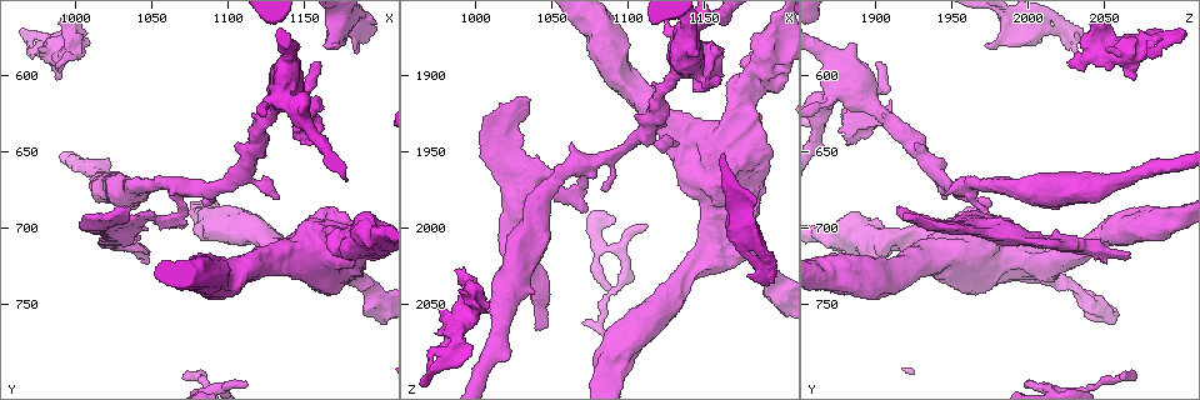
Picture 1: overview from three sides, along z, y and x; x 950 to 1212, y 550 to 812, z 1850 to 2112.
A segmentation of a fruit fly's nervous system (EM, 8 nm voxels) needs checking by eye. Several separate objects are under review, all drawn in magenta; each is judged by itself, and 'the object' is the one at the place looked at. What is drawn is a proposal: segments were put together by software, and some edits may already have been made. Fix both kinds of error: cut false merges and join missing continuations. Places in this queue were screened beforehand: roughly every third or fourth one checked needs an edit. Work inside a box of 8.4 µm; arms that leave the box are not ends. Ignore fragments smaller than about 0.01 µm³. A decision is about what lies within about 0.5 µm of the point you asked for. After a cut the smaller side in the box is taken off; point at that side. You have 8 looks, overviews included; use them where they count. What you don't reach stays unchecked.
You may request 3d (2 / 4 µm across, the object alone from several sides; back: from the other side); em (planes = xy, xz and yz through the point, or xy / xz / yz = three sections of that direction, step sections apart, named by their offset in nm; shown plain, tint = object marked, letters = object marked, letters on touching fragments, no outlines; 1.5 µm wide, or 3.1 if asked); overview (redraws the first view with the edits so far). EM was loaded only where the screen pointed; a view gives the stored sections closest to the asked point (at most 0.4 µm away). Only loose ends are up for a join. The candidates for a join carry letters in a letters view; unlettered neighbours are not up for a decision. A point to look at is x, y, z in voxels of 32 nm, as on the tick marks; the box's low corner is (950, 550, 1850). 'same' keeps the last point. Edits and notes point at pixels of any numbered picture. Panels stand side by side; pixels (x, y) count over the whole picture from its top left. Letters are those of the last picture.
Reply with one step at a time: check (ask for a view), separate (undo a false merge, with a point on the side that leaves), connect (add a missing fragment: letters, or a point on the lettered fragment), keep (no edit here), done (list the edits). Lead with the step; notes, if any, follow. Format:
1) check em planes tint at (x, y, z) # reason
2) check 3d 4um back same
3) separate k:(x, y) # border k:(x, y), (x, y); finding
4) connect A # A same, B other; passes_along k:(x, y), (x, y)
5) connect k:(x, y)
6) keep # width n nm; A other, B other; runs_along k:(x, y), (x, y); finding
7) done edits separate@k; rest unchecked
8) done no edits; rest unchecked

check em yz step 8 letters at (1072, 800, 2060) # tapers out

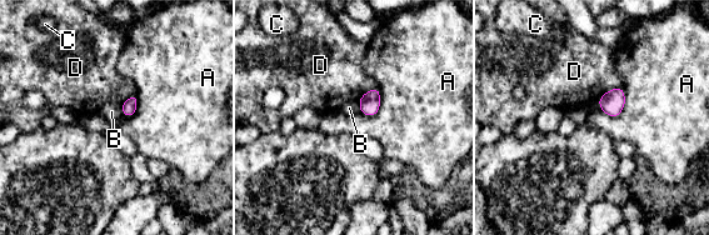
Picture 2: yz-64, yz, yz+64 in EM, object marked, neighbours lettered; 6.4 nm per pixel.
keep # A other, B other, C other, D other; border 2:(622, 86), (623, 110), (612, 118); none of them fits

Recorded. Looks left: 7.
check em xy step 8 letters at (1044, 722, 2064) # end of a long branch

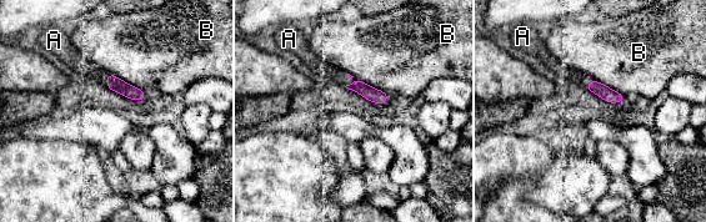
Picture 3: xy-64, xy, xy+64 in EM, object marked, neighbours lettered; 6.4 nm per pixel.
check em planes letters same # cut it another way

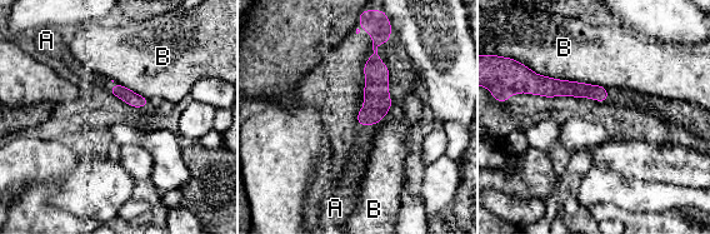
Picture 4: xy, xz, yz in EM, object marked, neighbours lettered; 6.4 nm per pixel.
connect A # A same, B other; passes_along 4:(129, 96), (113, 86), (79, 69); it goes on there

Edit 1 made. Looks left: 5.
check overview # redraw

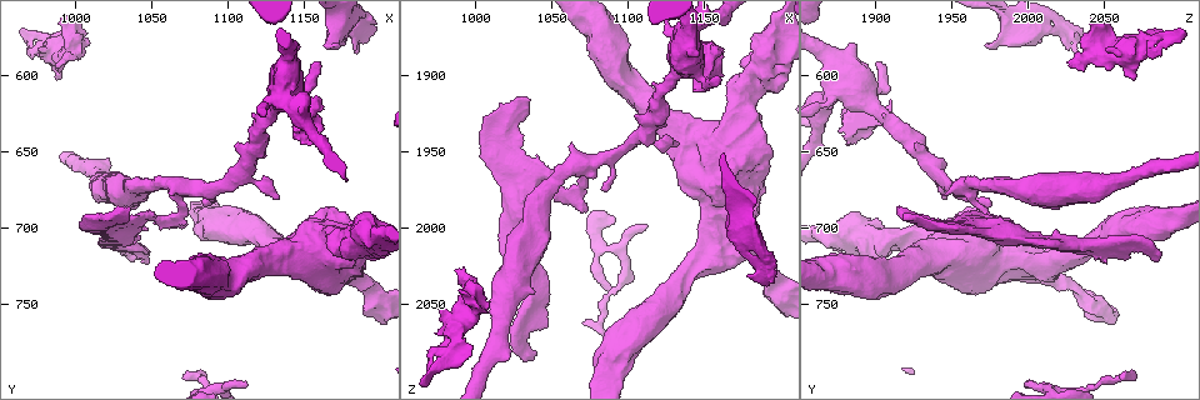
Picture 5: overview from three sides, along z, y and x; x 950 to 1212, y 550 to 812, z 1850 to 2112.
check em xy step 8 tint at (970, 586, 2088) # free end

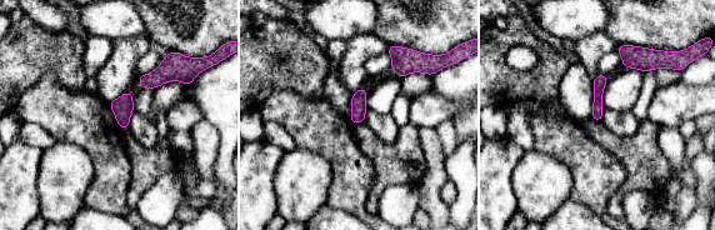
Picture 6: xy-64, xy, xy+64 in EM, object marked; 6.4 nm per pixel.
check em planes letters same

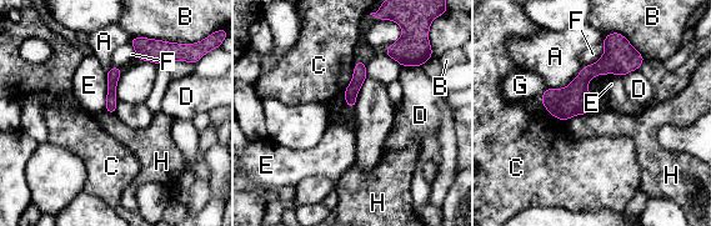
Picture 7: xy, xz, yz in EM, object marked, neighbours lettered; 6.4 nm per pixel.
keep # A other, B other, C other, D other, E other, F other, G other, H other; none of them fits

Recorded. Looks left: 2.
done edits connect@4; rest unchecked

